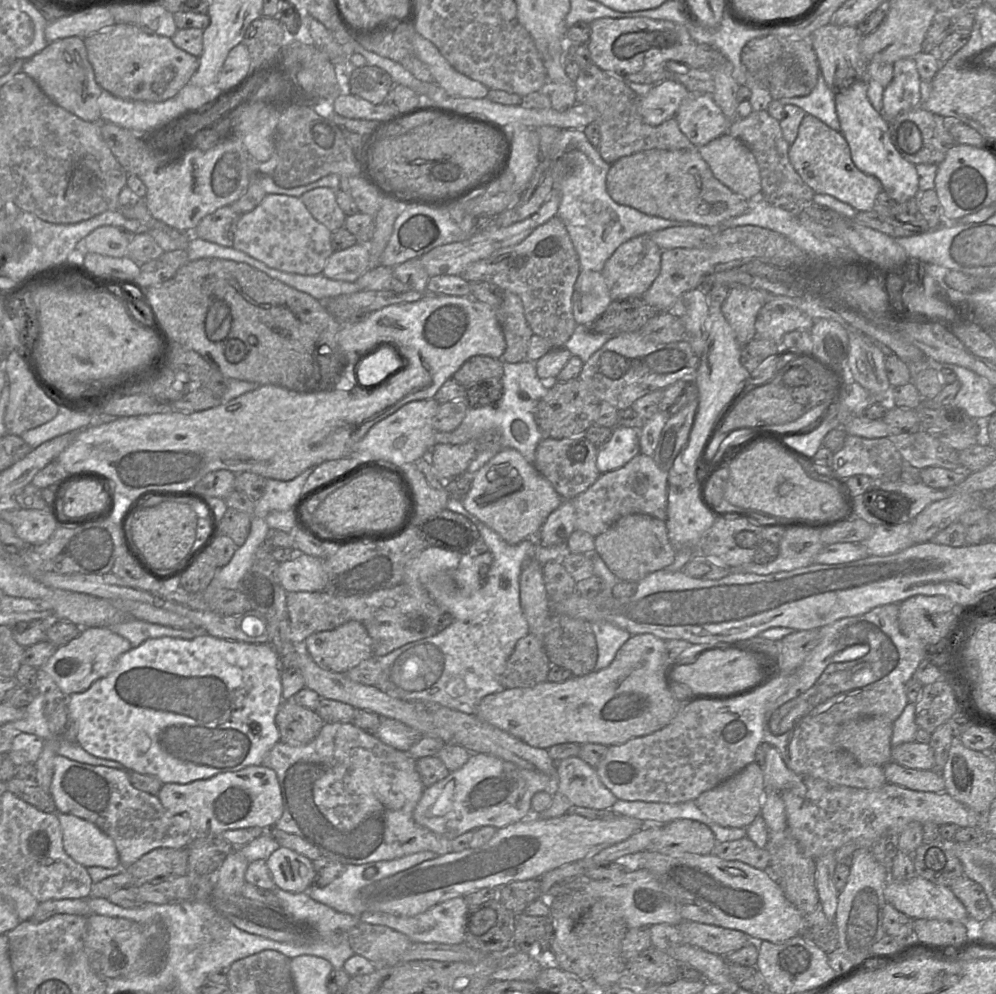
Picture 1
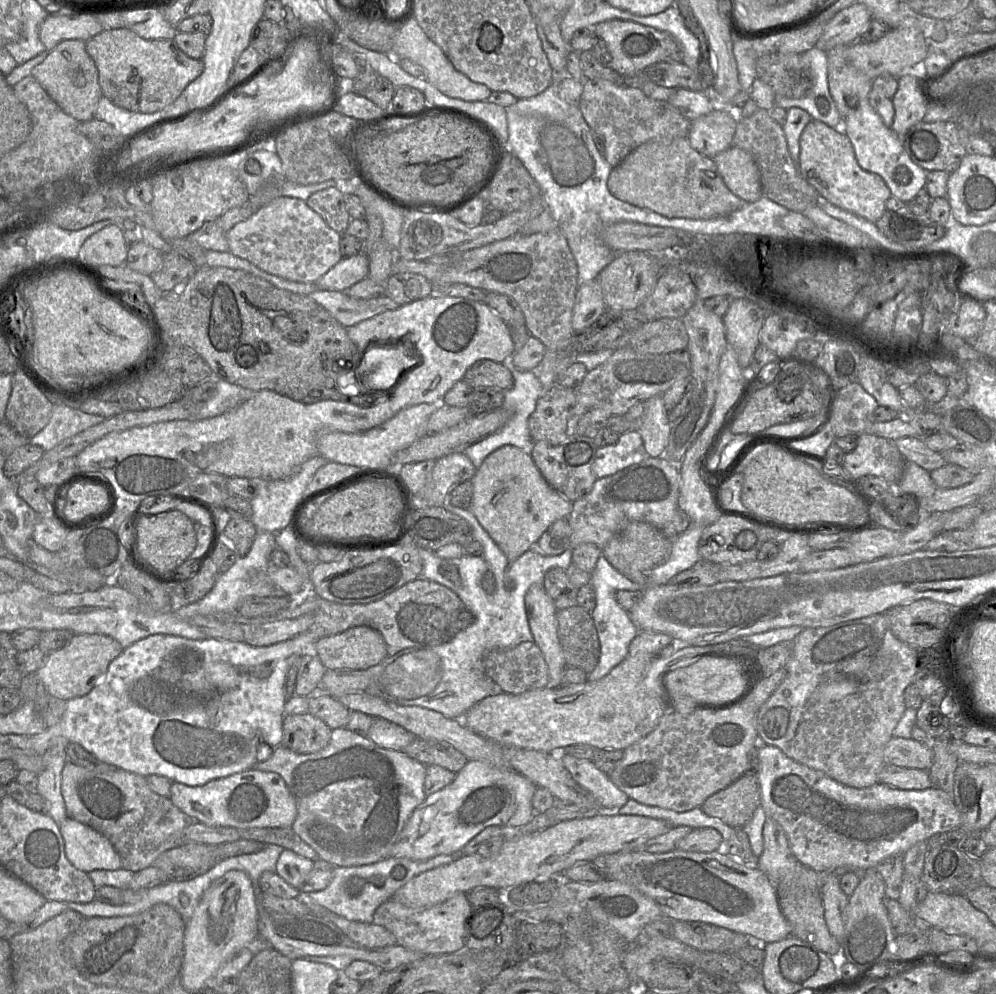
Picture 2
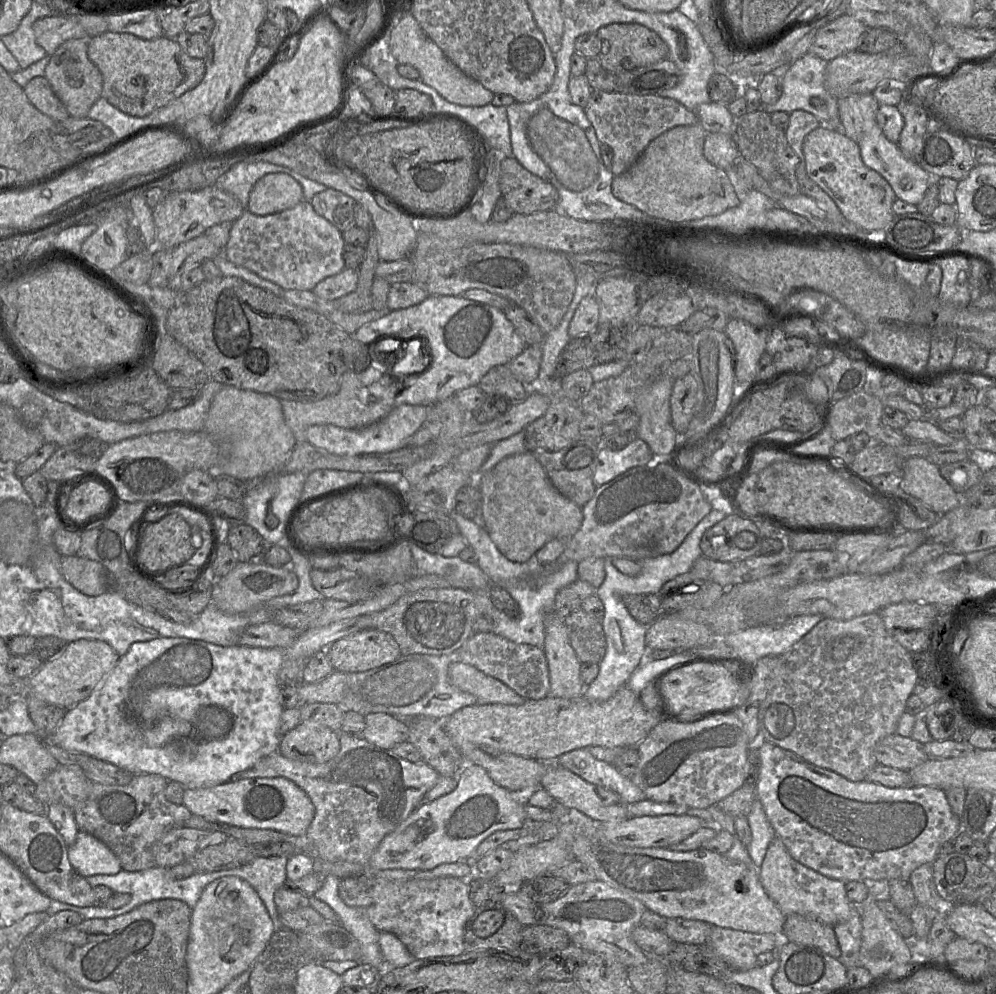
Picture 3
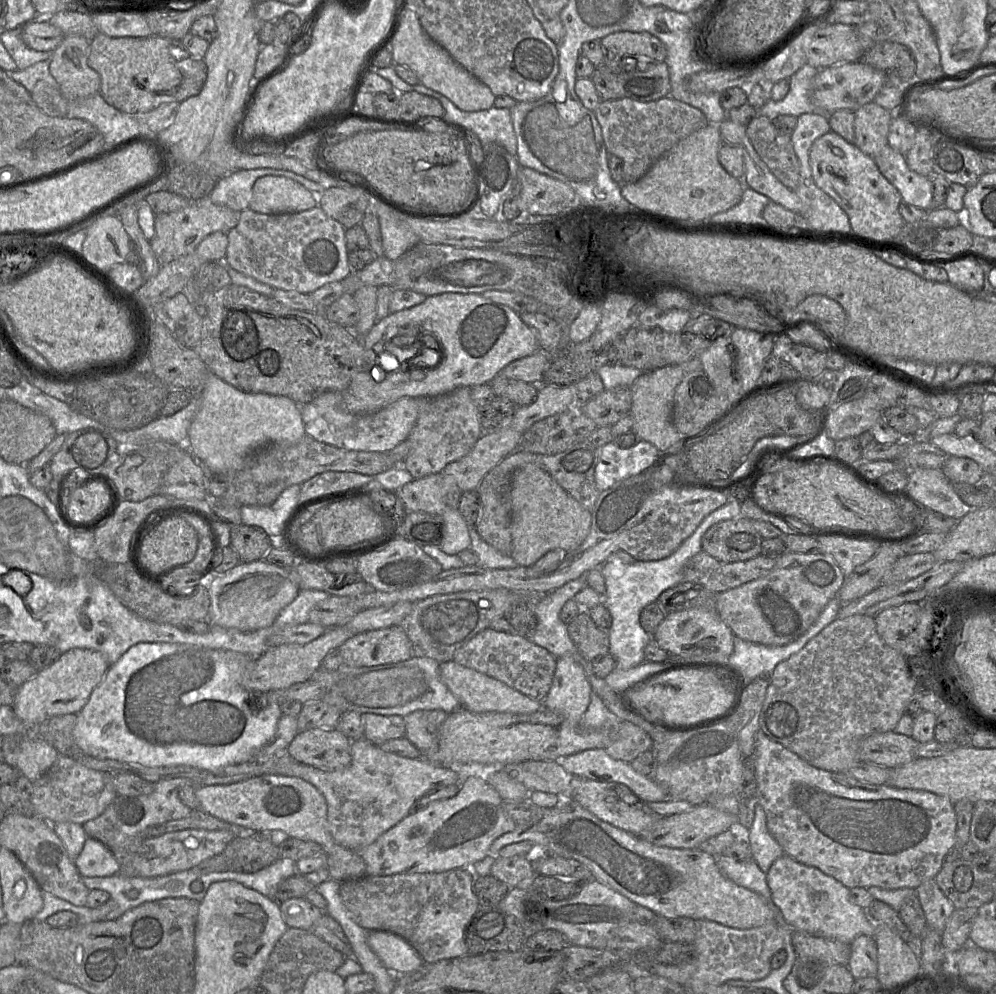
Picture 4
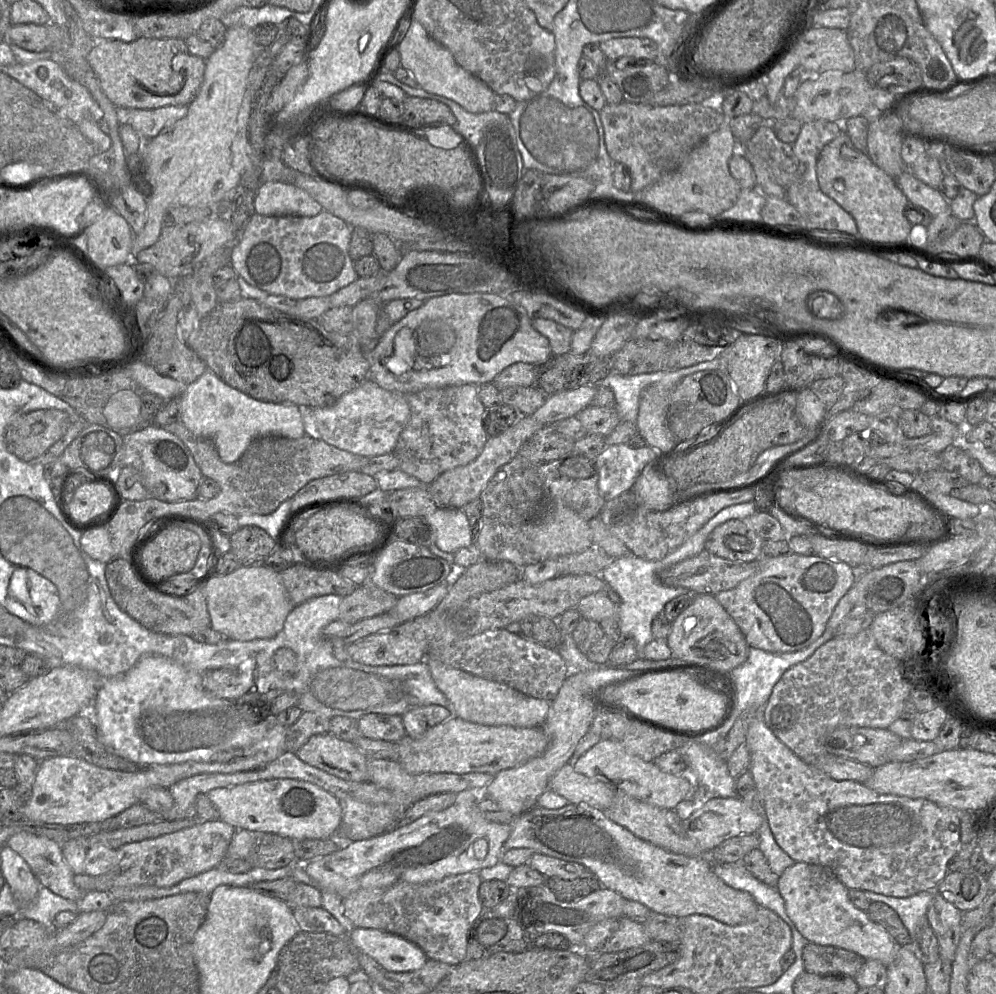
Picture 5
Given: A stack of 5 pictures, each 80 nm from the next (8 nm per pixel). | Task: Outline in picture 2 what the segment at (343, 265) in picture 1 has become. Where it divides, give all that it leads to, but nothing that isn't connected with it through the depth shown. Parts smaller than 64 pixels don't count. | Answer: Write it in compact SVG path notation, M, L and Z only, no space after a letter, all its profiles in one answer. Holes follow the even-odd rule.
M359 253L351 257L343 257L315 283L319 290L345 292L352 285L366 278L368 273L368 256Z

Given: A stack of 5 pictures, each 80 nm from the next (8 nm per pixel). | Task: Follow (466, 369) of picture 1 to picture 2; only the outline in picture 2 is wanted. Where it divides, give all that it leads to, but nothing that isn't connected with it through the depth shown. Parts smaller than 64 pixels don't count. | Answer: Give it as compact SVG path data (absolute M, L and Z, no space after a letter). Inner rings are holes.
M479 360L465 373L463 381L472 388L492 387L509 390L513 387L512 372L500 362Z

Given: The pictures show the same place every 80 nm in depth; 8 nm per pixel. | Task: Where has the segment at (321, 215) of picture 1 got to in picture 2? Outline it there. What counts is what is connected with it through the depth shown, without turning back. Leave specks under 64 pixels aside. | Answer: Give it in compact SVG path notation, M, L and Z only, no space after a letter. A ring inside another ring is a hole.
M338 188L317 191L306 203L331 229L339 234L345 233L351 218L345 207L345 196Z

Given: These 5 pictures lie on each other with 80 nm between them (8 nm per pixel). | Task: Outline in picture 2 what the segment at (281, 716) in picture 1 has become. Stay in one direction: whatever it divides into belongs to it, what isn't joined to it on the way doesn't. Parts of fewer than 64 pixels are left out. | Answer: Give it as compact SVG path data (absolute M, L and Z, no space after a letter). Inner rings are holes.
M309 713L284 716L282 727L281 746L297 754L316 753L330 742L332 729Z

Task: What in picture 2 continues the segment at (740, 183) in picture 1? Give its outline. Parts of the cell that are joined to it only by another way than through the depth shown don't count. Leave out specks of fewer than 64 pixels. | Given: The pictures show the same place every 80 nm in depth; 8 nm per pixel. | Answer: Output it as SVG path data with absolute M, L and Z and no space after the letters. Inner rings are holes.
M732 145L712 159L725 185L745 203L755 202L763 195L760 171L750 153Z

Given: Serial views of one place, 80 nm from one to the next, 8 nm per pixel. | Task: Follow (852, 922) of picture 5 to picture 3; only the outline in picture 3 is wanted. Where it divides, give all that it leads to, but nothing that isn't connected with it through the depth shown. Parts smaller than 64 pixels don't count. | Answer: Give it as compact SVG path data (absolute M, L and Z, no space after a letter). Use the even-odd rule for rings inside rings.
M777 837L768 846L759 868L759 878L765 892L784 915L806 915L835 926L848 921L856 912L856 904L848 899L844 882L826 877L797 862Z

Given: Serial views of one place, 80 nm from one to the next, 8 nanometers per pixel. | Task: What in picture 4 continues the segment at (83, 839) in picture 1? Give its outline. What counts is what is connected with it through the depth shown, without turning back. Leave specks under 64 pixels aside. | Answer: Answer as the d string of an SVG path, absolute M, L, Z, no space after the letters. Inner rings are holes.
M90 837L74 860L74 865L81 877L108 877L120 872L120 864L112 852L103 843Z

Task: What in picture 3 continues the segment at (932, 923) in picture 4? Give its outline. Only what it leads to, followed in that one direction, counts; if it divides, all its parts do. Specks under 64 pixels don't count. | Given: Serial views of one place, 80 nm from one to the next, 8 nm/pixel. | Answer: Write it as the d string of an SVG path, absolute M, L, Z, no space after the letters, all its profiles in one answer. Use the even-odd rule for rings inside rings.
M931 863L917 867L909 877L917 903L936 909L939 917L945 917L953 905L941 898L936 890Z

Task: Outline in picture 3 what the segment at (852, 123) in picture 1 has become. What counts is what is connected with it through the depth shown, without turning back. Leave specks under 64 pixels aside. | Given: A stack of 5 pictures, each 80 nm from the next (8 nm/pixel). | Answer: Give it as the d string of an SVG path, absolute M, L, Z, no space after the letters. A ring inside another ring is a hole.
M878 125L866 132L858 145L864 164L879 173L890 184L898 199L913 205L922 201L929 185L929 173L915 161L907 158L899 145L888 140Z

